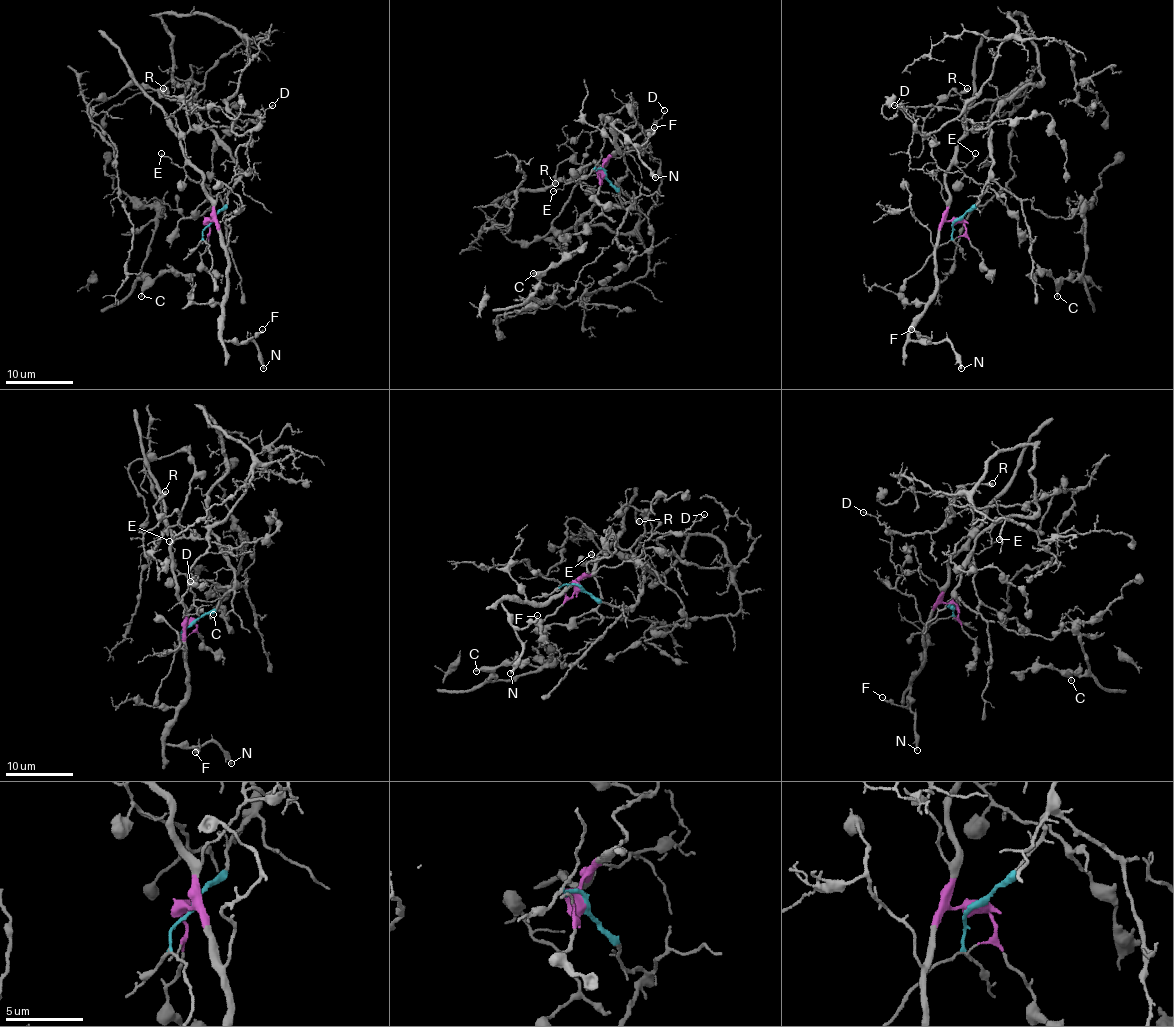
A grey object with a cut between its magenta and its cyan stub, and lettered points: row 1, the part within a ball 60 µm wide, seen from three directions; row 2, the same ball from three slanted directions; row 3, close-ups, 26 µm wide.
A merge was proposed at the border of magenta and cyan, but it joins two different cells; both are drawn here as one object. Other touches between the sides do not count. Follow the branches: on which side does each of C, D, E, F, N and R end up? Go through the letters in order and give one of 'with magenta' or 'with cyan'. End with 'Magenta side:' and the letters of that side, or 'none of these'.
C: with cyan
D: with cyan
E: with magenta
F: with magenta
N: with magenta
R: with magenta
Magenta side: E, F, N, R

